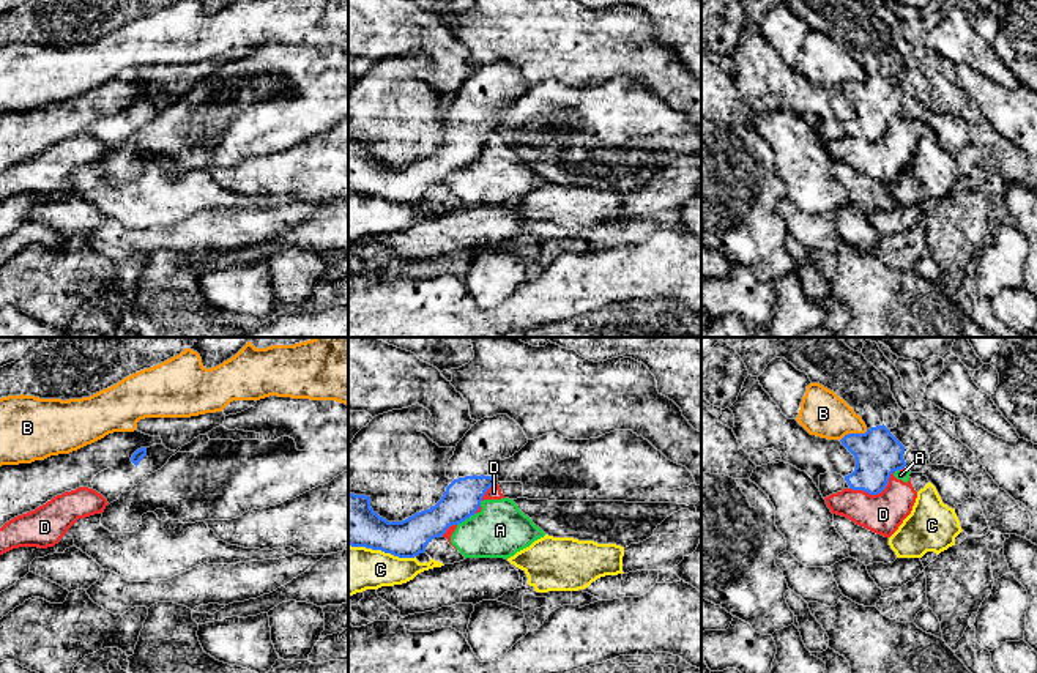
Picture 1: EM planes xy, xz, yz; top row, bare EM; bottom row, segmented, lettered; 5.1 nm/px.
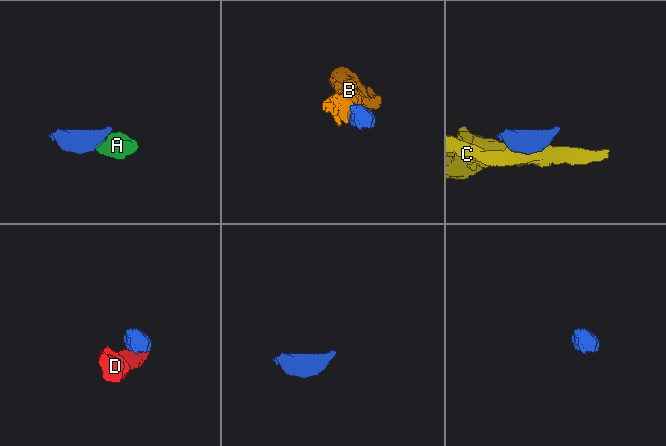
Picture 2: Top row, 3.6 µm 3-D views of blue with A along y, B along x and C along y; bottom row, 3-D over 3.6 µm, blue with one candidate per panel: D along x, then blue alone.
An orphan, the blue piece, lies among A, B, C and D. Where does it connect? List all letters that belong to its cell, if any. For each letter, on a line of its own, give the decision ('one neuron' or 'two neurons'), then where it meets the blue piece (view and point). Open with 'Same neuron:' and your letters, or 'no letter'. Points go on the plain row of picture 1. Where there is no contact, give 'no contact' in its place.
Same neuron: no letter
A: two neurons; contact xz (465, 166)
B: two neurons; contact yz (853, 81)
C: two neurons; contact xz (382, 197)
D: two neurons; contact yz (875, 141)

